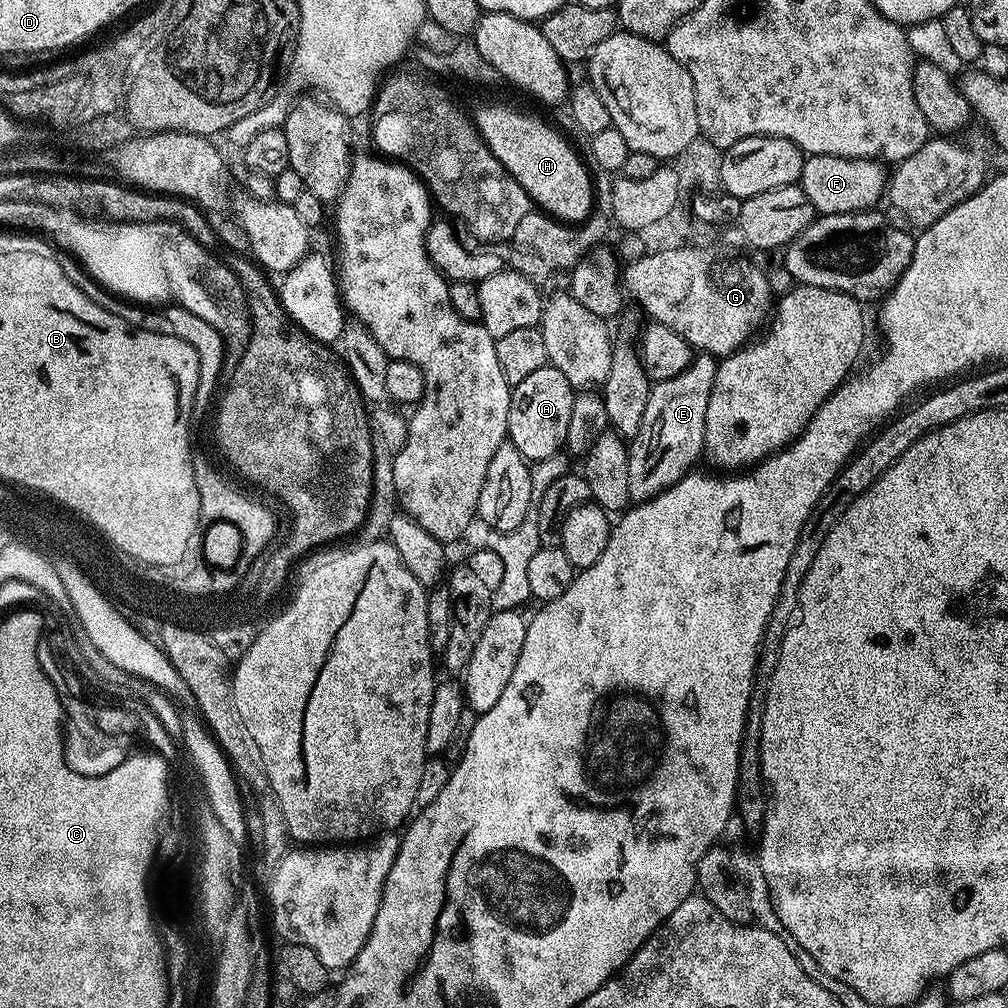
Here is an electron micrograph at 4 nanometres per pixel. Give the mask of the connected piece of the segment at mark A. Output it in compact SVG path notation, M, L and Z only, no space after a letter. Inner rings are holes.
M551 366L534 370L534 374L522 378L522 382L514 385L510 398L508 440L525 460L535 462L550 458L564 448L573 395L574 389L566 374Z

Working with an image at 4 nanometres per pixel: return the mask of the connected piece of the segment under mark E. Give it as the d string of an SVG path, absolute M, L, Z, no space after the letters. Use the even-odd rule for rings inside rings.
M696 354L678 378L657 380L651 385L645 417L628 450L633 502L649 500L674 486L697 467L696 459L704 456L706 406L710 402L710 390L714 390L717 363L717 357Z

